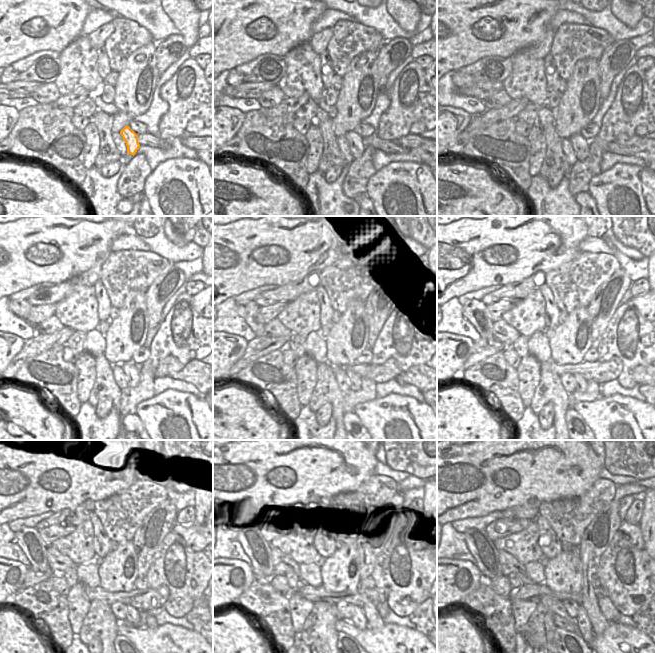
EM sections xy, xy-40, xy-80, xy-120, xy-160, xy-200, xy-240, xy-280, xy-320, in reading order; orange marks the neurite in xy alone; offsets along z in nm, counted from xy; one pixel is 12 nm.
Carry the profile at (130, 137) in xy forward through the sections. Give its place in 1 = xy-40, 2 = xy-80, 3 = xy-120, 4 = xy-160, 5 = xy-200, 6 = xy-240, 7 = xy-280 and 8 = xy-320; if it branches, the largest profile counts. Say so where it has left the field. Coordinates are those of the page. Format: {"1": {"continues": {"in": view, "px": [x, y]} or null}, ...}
{"1": {"continues": {"in": "xy-40", "px": [355, 142]}}, "2": {"continues": {"in": "xy-80", "px": [580, 145]}}, "3": {"continues": {"in": "xy-120", "px": [131, 370]}}, "4": {"continues": {"in": "xy-160", "px": [355, 381]}}, "5": {"continues": {"in": "xy-200", "px": [580, 383]}}, "6": {"continues": {"in": "xy-240", "px": [133, 617]}}, "7": {"continues": {"in": "xy-280", "px": [358, 619]}}, "8": {"continues": {"in": "xy-320", "px": [582, 621]}}}

